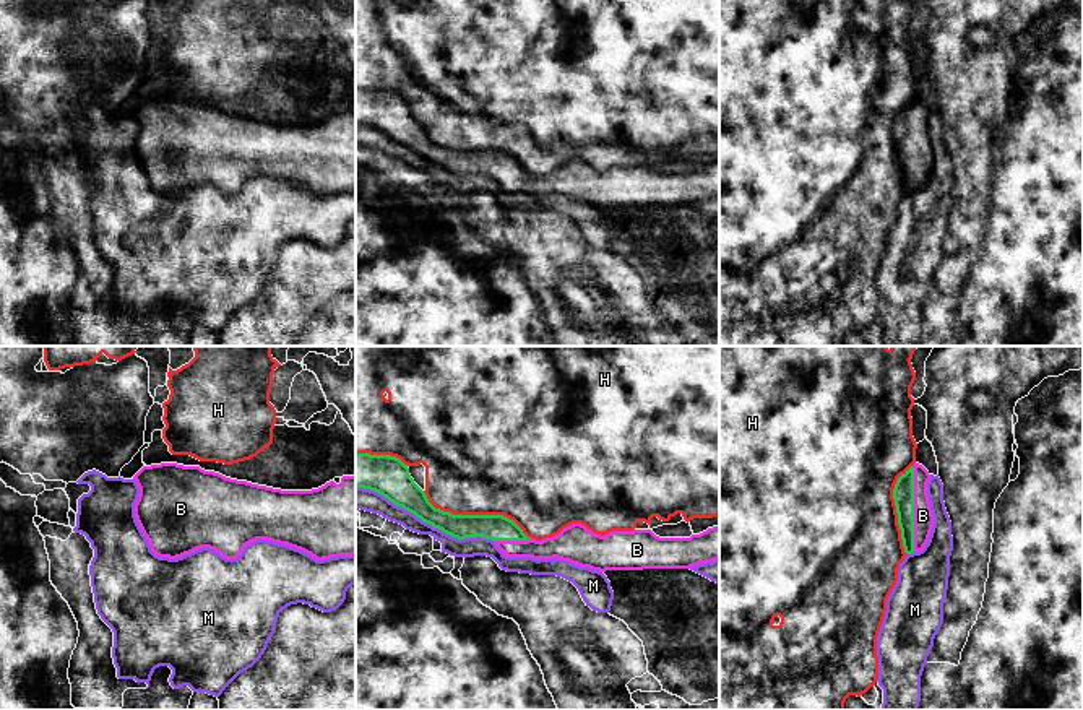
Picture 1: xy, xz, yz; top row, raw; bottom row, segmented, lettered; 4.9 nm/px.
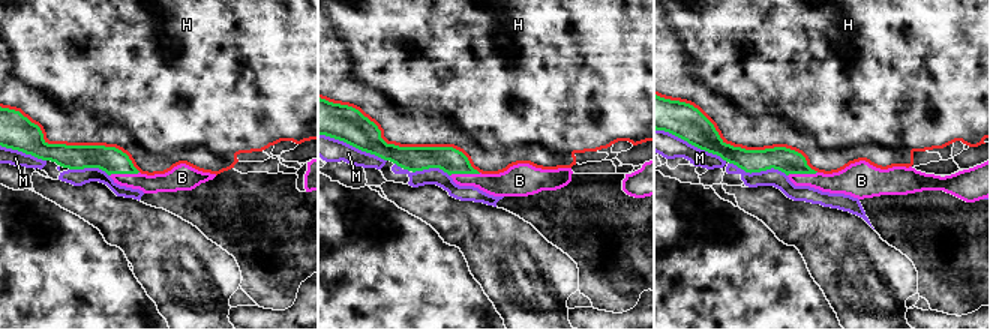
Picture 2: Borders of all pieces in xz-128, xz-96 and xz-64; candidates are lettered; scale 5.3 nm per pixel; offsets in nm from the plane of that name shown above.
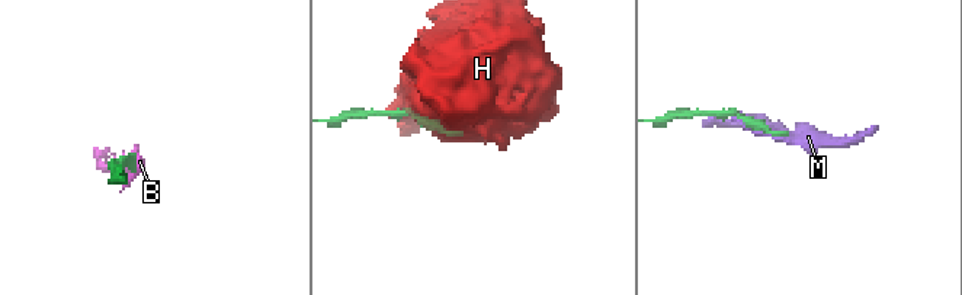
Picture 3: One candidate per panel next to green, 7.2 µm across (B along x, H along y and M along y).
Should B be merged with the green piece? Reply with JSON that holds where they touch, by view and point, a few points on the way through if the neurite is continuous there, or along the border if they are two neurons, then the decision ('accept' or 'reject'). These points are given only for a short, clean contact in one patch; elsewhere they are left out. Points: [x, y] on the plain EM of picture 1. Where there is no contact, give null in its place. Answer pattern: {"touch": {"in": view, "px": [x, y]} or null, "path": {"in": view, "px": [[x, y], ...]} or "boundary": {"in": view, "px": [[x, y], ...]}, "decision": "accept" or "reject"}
{"touch": {"in": "yz", "px": [913, 145]}, "decision": "accept"}

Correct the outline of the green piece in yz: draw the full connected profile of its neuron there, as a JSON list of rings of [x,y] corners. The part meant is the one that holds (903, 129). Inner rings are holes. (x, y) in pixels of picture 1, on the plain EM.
[[[914,99],[901,110],[893,125],[893,135],[906,190],[919,188],[929,177],[934,151],[927,132],[929,107]]]

